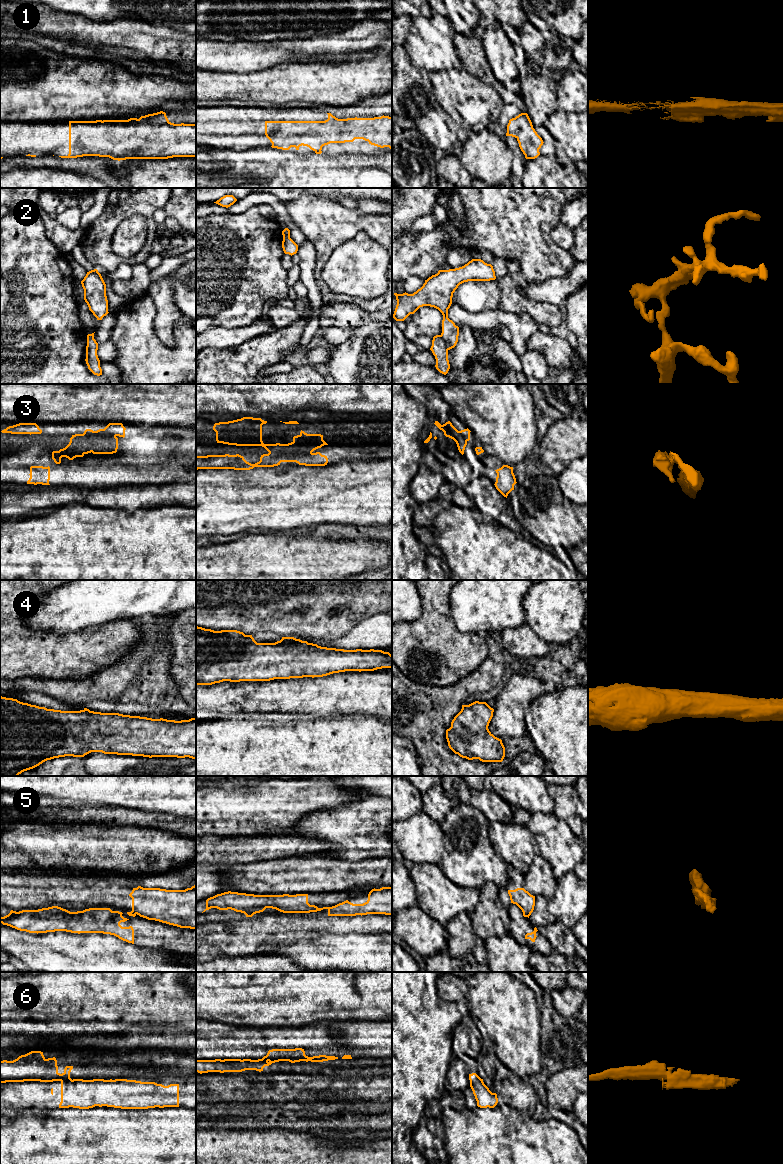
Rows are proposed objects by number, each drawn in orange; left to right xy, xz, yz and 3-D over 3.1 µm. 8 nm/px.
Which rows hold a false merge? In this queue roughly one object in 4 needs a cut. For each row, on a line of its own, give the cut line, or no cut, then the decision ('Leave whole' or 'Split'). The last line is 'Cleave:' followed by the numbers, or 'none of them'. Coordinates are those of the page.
1: No split. Leave whole
2: Split along yz (440, 335), (448, 349). Split
3: Split along xz (311, 452), (268, 453). Split
4: No split. Leave whole
5: Split along xy (131, 911), (135, 914). Split
6: Split along xy (70, 1078), (61, 1081). Split
Cleave: 2, 3, 5, 6

